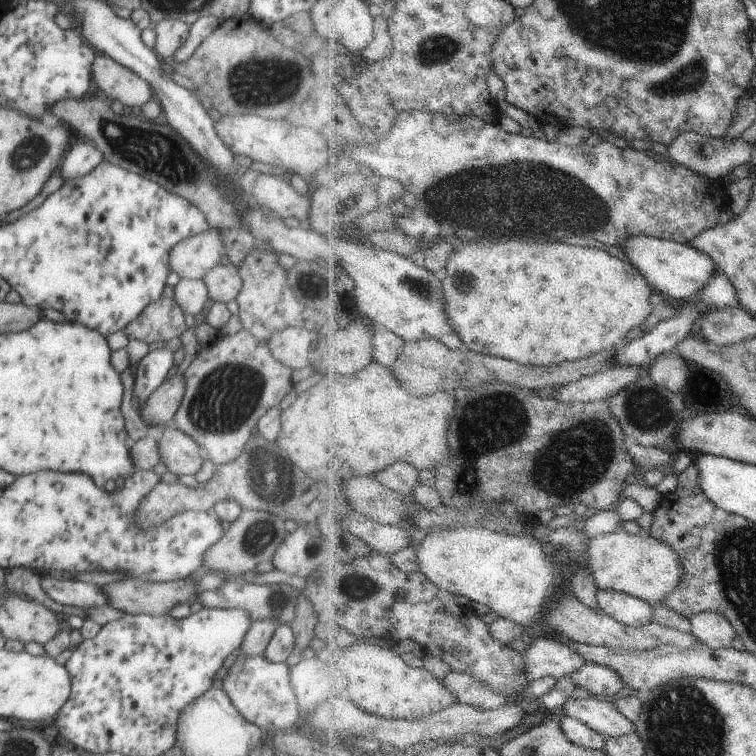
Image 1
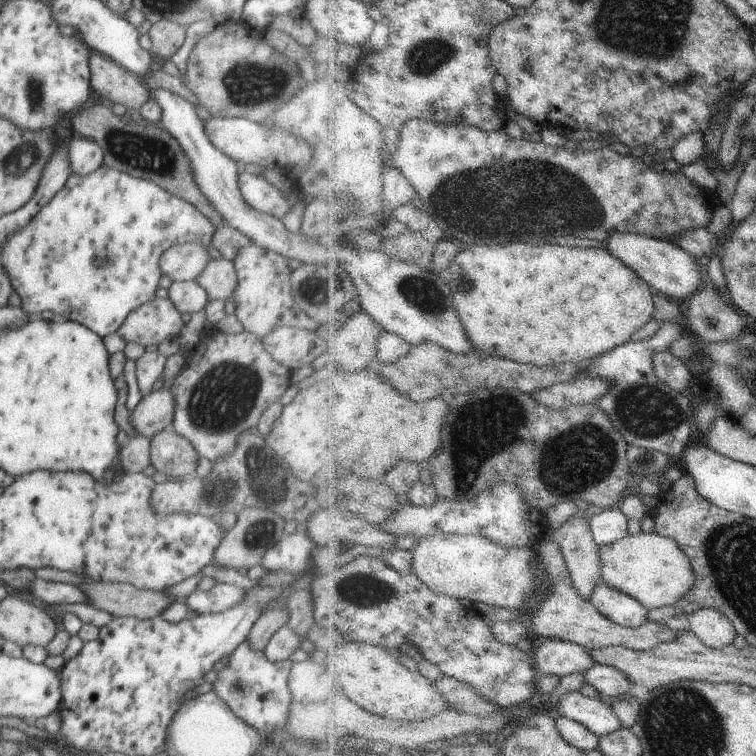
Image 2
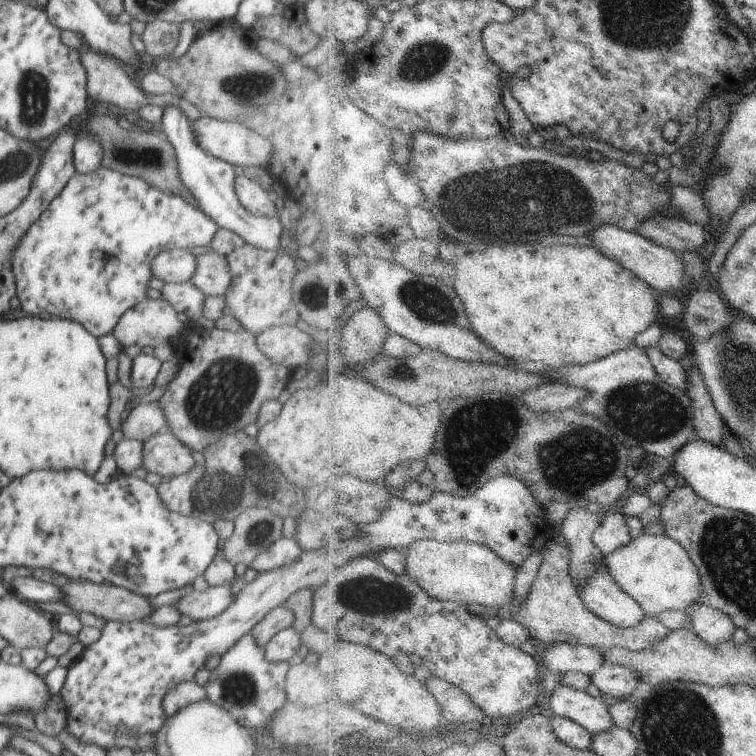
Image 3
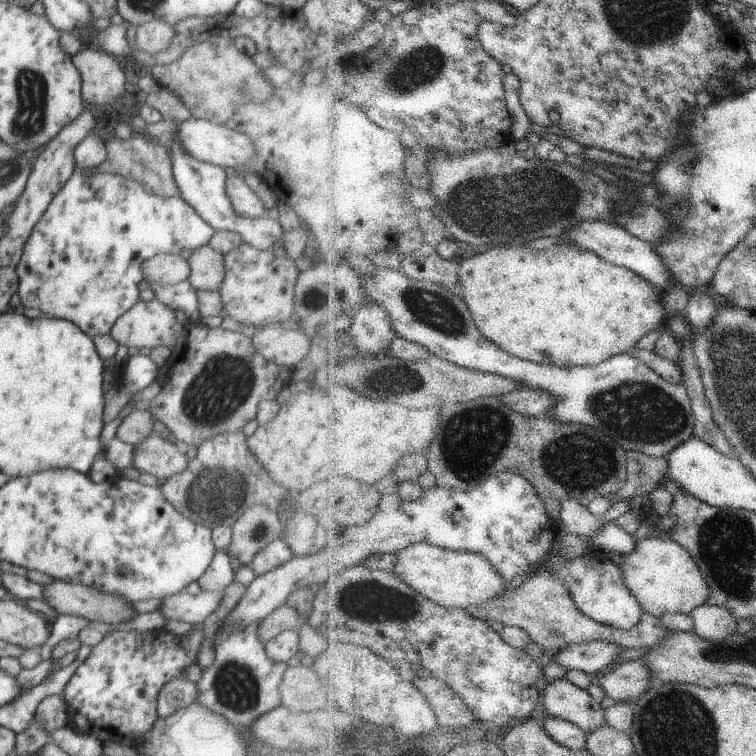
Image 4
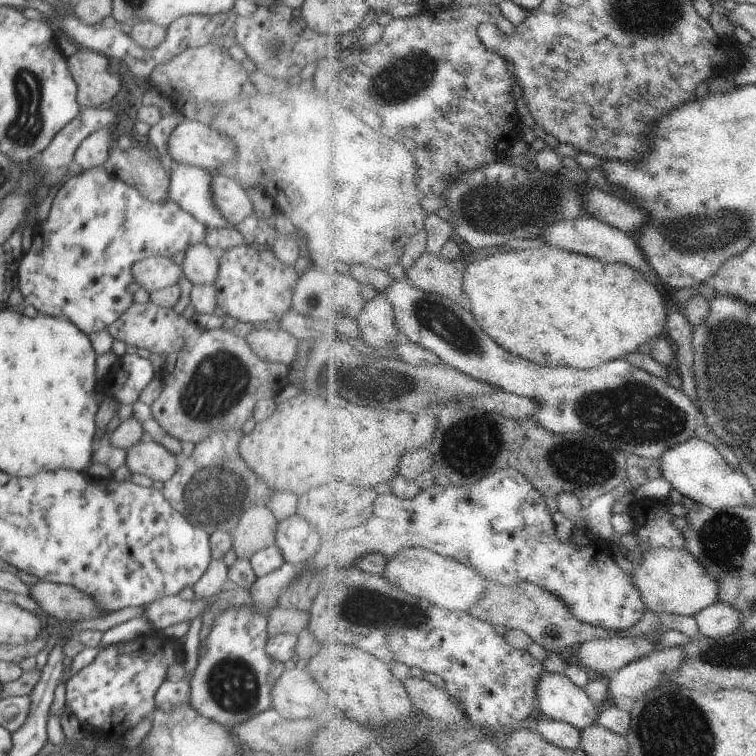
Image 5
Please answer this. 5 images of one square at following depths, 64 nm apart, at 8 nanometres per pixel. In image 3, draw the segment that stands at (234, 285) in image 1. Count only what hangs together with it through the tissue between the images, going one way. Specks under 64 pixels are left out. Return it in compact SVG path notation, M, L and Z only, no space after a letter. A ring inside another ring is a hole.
M212 250L197 257L197 267L191 283L207 297L222 297L229 287L231 276L227 257Z

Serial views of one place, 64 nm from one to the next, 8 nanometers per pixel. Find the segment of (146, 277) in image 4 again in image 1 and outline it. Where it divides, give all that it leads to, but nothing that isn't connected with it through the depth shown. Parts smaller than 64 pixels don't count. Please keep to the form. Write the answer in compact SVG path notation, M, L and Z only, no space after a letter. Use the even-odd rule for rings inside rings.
M210 228L208 232L188 237L174 246L172 251L169 252L171 272L176 272L180 279L201 279L214 265L220 263L222 255L226 255L221 232L220 229Z

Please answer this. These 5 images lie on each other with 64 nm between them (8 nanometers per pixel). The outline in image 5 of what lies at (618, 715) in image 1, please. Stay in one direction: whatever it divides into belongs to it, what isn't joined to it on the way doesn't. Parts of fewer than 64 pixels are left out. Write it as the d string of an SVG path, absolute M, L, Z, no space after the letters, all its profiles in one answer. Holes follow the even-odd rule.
M544 672L538 689L539 710L549 719L566 721L585 729L599 723L598 705L567 673Z

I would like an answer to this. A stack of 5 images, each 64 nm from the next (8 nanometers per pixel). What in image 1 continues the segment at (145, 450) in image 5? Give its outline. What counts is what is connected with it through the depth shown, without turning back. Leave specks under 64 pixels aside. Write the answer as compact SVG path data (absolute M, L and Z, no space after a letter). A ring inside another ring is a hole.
M174 425L163 431L162 438L157 441L157 451L167 470L176 476L195 474L206 459L196 441Z

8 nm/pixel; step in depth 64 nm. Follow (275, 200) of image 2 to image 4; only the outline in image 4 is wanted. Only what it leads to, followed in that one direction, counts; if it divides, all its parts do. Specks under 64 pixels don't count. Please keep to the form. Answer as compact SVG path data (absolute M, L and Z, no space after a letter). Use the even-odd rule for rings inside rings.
M230 173L225 180L225 193L230 199L233 209L244 217L266 217L268 209L260 198L246 185L244 178L238 174Z

